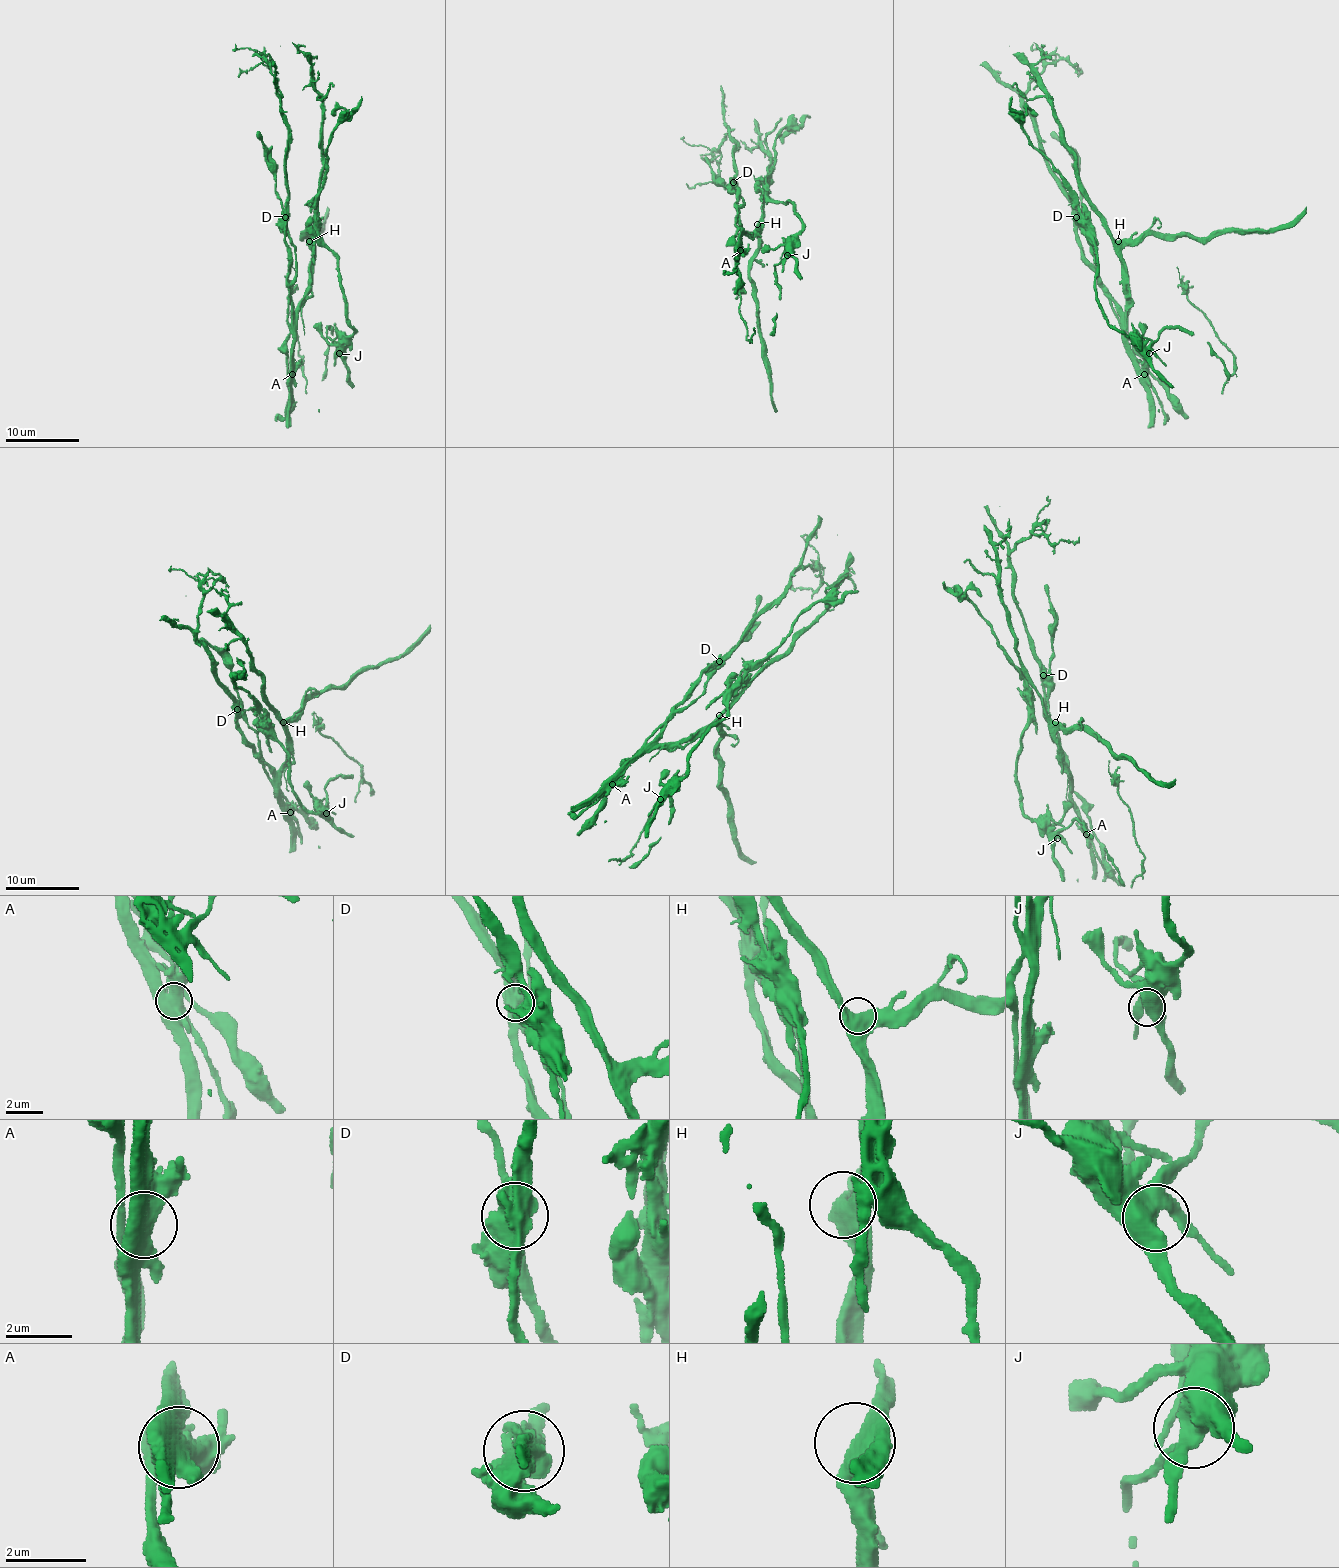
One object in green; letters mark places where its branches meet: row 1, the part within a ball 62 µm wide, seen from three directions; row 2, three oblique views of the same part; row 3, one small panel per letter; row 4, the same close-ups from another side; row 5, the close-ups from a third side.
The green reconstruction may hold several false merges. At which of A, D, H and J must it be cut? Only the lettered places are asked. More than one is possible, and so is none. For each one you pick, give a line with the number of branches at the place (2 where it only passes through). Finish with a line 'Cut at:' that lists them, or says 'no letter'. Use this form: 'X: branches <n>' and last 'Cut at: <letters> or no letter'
A: branches 5
D: branches 2
Cut at: A, D

